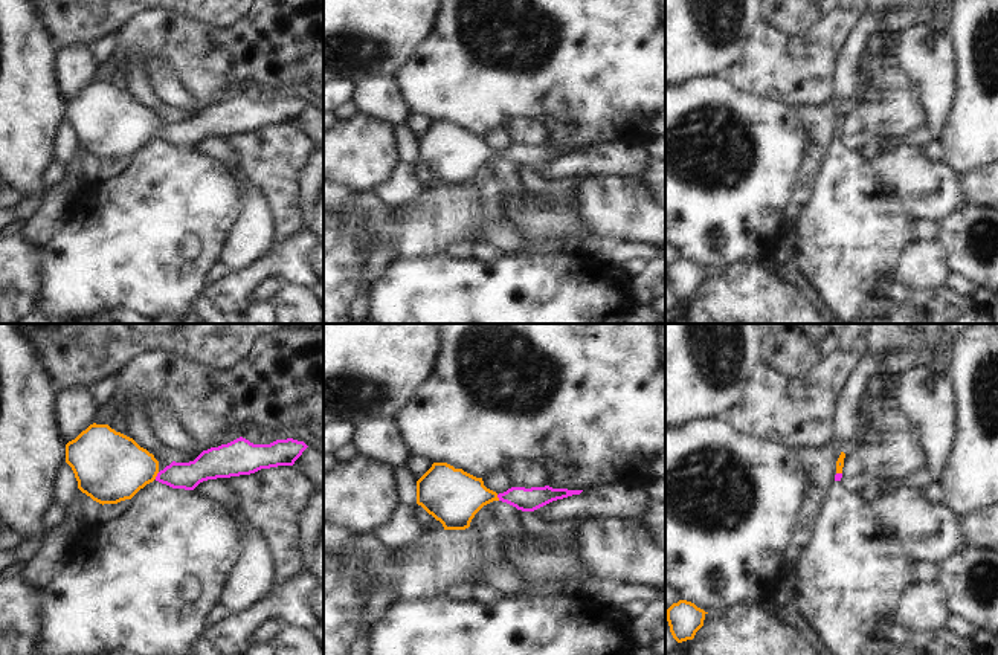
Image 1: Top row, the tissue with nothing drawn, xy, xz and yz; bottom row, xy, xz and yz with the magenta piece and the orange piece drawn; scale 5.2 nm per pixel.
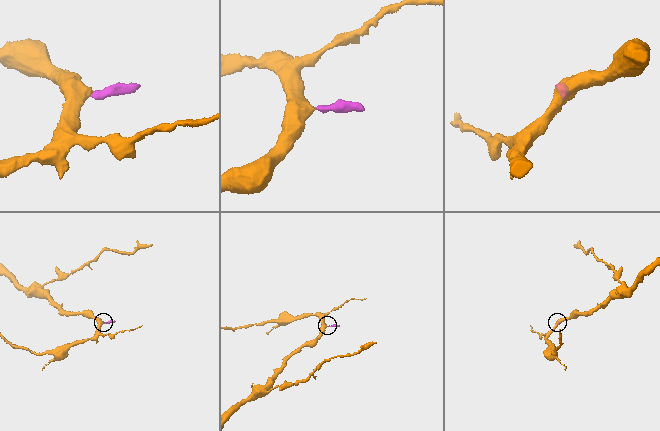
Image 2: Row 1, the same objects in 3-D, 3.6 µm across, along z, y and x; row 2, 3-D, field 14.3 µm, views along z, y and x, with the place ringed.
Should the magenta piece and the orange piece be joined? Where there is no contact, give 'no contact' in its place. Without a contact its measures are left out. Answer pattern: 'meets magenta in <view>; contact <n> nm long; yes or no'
meets magenta in xy; contact 50 nm long; yes

